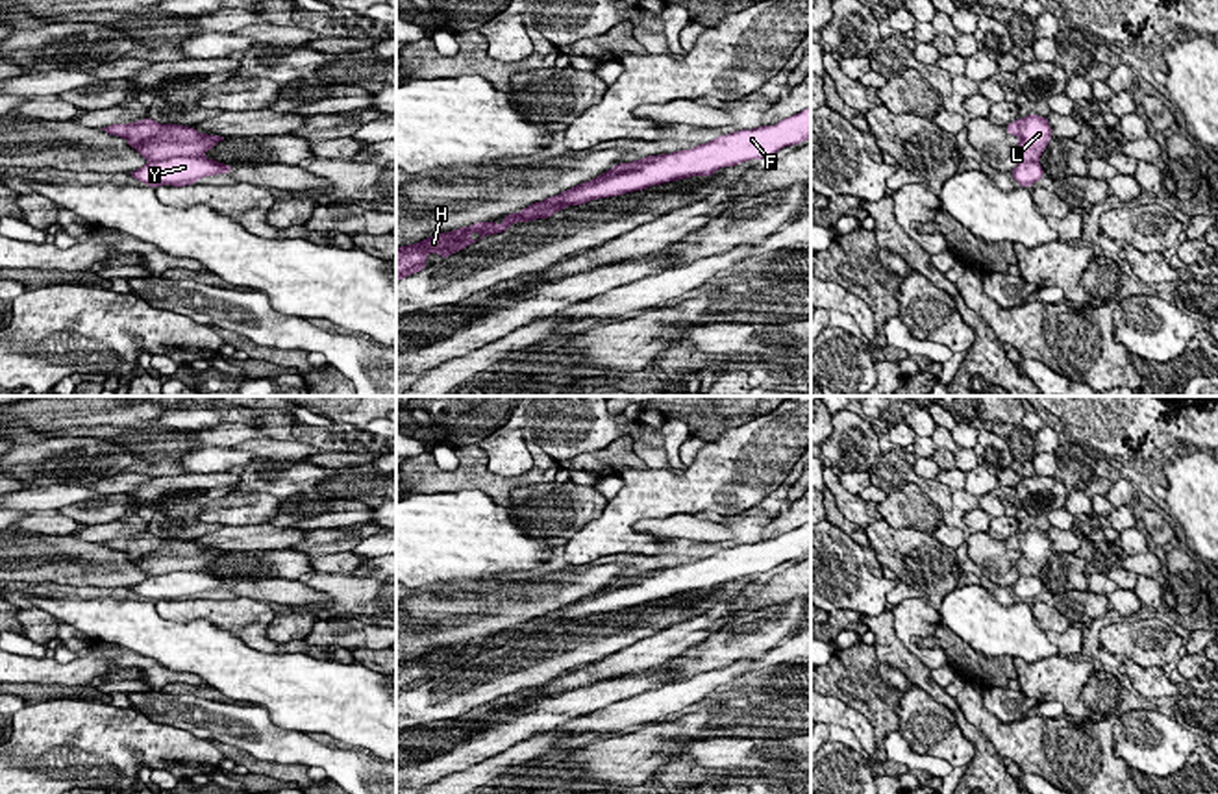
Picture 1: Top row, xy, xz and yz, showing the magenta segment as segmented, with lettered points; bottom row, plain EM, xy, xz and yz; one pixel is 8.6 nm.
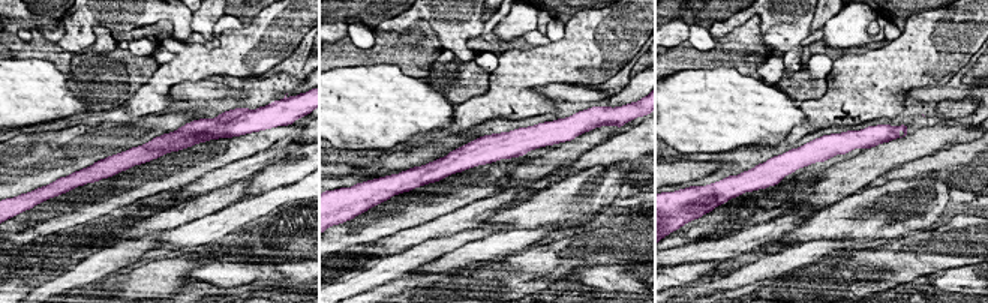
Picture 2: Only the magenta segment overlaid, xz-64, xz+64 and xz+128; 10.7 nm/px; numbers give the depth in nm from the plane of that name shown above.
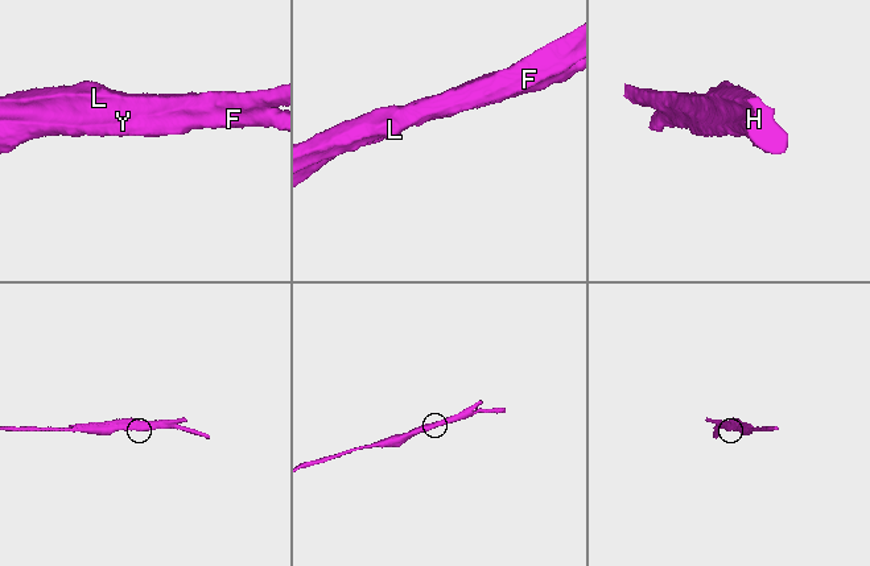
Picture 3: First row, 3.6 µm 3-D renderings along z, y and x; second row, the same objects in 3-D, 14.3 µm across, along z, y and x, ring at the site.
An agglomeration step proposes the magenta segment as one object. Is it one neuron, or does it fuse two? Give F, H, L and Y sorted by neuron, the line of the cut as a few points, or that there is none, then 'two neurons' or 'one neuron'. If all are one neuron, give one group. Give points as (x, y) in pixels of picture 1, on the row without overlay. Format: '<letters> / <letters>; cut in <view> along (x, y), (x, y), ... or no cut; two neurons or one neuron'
F H Y / L; cut in xz along (665, 569), (635, 582), (613, 585); two neurons

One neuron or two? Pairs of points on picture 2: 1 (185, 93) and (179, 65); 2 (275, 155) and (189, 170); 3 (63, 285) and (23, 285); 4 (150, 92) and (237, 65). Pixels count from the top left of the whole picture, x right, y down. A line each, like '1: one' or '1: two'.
1: two
2: two
3: two
4: one

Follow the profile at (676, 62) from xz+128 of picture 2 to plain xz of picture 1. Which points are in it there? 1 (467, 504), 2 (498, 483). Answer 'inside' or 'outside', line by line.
1: outside
2: inside

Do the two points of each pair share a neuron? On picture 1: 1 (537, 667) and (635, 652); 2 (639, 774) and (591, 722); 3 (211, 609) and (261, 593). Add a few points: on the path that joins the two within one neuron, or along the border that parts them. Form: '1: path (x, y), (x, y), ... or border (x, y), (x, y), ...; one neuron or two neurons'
1: border (648, 635), (593, 663); two neurons
2: border (621, 731), (606, 735); two neurons
3: border (237, 596), (269, 604); two neurons

